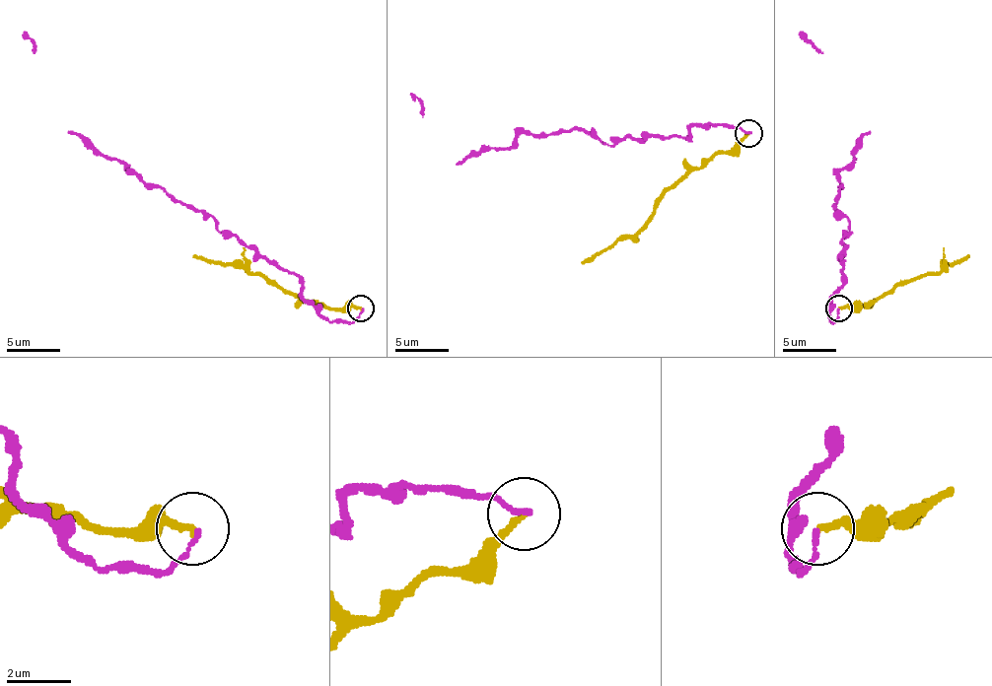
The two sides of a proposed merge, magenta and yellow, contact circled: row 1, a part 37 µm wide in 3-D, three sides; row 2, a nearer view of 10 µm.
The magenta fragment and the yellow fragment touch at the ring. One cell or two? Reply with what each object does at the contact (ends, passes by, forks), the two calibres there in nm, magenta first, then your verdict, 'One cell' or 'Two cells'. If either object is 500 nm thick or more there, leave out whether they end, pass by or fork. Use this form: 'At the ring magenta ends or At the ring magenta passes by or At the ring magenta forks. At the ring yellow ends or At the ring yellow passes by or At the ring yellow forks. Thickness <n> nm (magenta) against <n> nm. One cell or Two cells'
At the ring magenta ends. At the ring yellow ends. Thickness 150 nm (magenta) against 220 nm. Two cells

